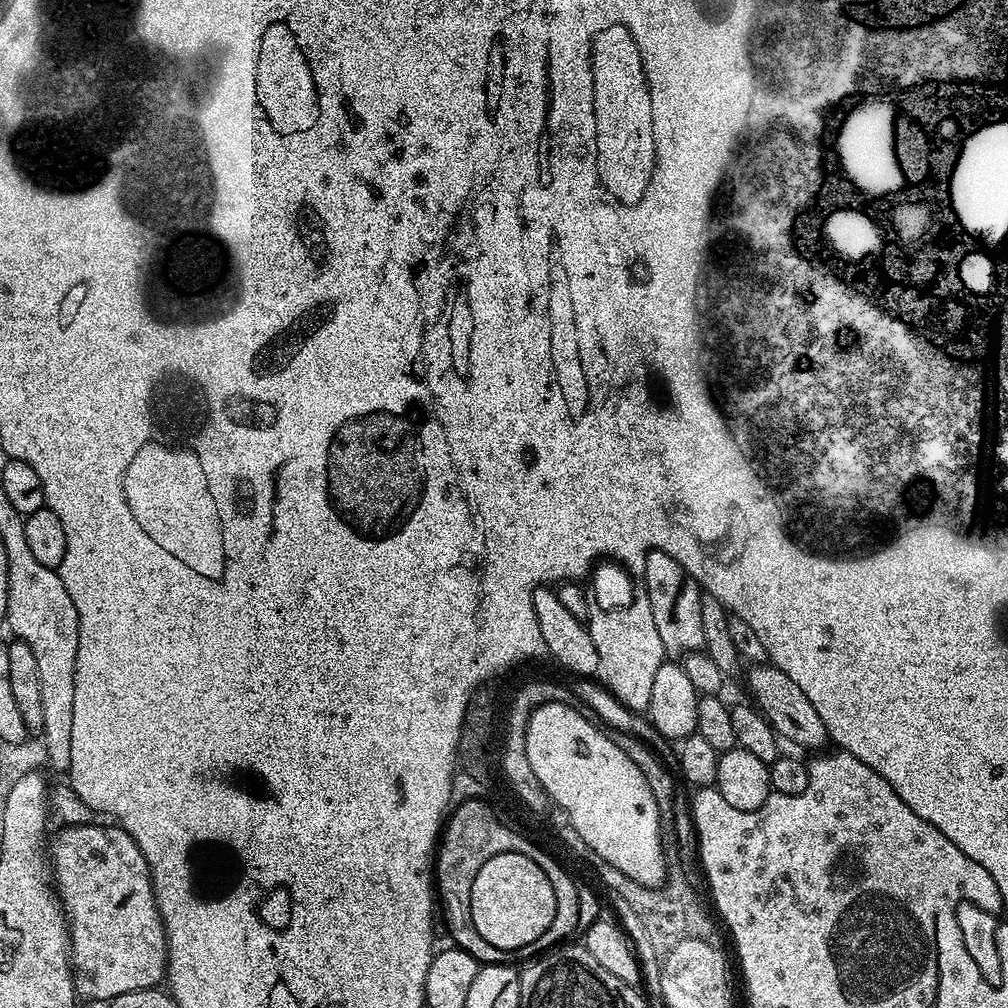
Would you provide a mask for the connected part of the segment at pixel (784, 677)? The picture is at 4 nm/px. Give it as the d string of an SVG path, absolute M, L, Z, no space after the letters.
M756 662L749 668L752 669L748 672L748 688L756 698L755 707L772 723L777 737L784 742L789 740L800 748L823 749L829 743L826 722L822 722L818 710L814 710L814 702L806 698L806 693L798 686L798 682L794 682L794 678L790 678L788 672L771 662Z

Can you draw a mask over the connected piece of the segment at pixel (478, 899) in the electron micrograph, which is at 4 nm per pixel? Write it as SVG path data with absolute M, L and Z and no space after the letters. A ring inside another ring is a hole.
M507 852L490 858L490 862L486 862L482 870L478 870L478 878L474 878L474 890L470 890L470 895L471 913L479 933L491 945L506 951L516 950L529 945L536 938L542 938L556 913L554 890L546 874L537 866L533 857L524 856L521 852Z

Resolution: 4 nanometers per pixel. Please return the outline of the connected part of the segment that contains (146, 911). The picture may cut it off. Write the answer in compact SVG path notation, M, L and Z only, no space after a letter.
M91 822L76 827L61 827L60 833L53 835L50 840L50 867L54 877L54 887L56 895L60 898L60 903L64 909L64 914L68 922L68 938L70 941L70 959L72 970L76 981L76 990L81 997L88 1000L101 1000L107 1002L118 998L118 994L126 994L134 990L146 990L157 987L165 979L168 971L168 939L164 933L164 923L160 917L160 911L156 905L156 895L152 889L152 875L148 869L146 858L142 850L134 842L134 838L123 828L111 826L112 828L99 828L96 822Z

